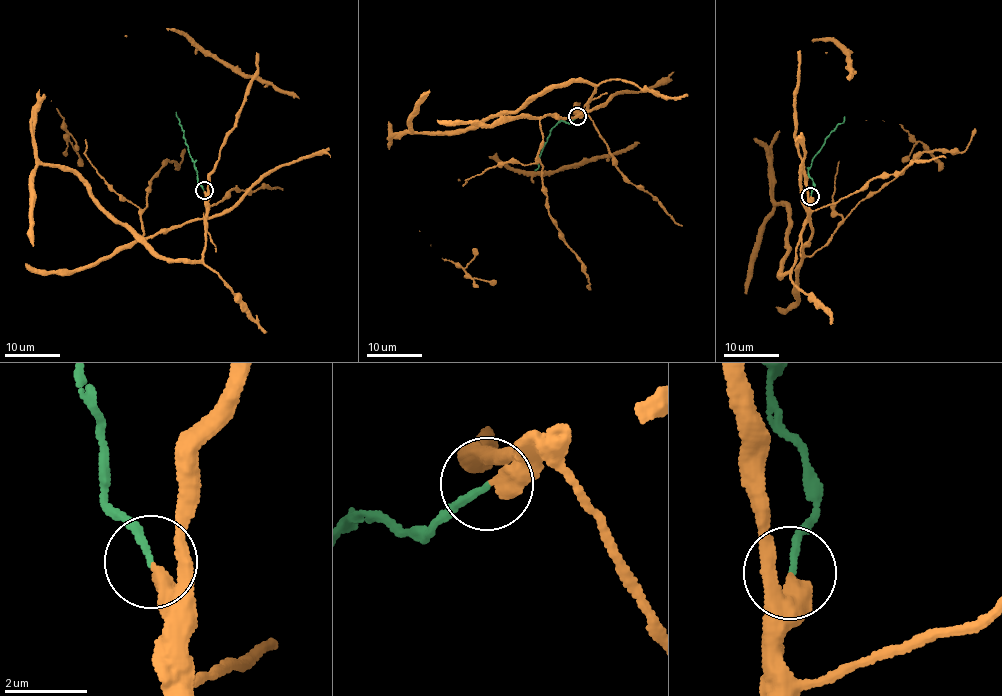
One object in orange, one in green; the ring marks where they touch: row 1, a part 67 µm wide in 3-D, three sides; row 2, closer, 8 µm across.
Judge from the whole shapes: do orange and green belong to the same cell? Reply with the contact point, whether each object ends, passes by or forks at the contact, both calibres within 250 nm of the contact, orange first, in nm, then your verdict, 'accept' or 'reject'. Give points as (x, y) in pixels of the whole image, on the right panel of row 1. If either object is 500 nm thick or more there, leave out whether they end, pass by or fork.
at (810, 196); orange ends there; green ends there; 400 nm thick on the orange side, 150 nm on the other; reject

